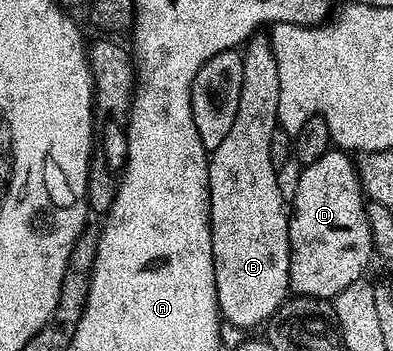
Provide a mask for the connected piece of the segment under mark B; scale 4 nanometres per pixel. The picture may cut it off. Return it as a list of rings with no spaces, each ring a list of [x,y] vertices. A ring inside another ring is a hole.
[[[256,34],[243,45],[242,90],[236,103],[234,118],[229,120],[226,138],[211,149],[208,161],[209,224],[212,226],[214,282],[220,315],[229,324],[250,330],[272,319],[272,315],[289,299],[290,234],[289,205],[278,190],[278,166],[270,158],[270,138],[278,127],[278,62],[274,58],[272,41],[267,35]]]

